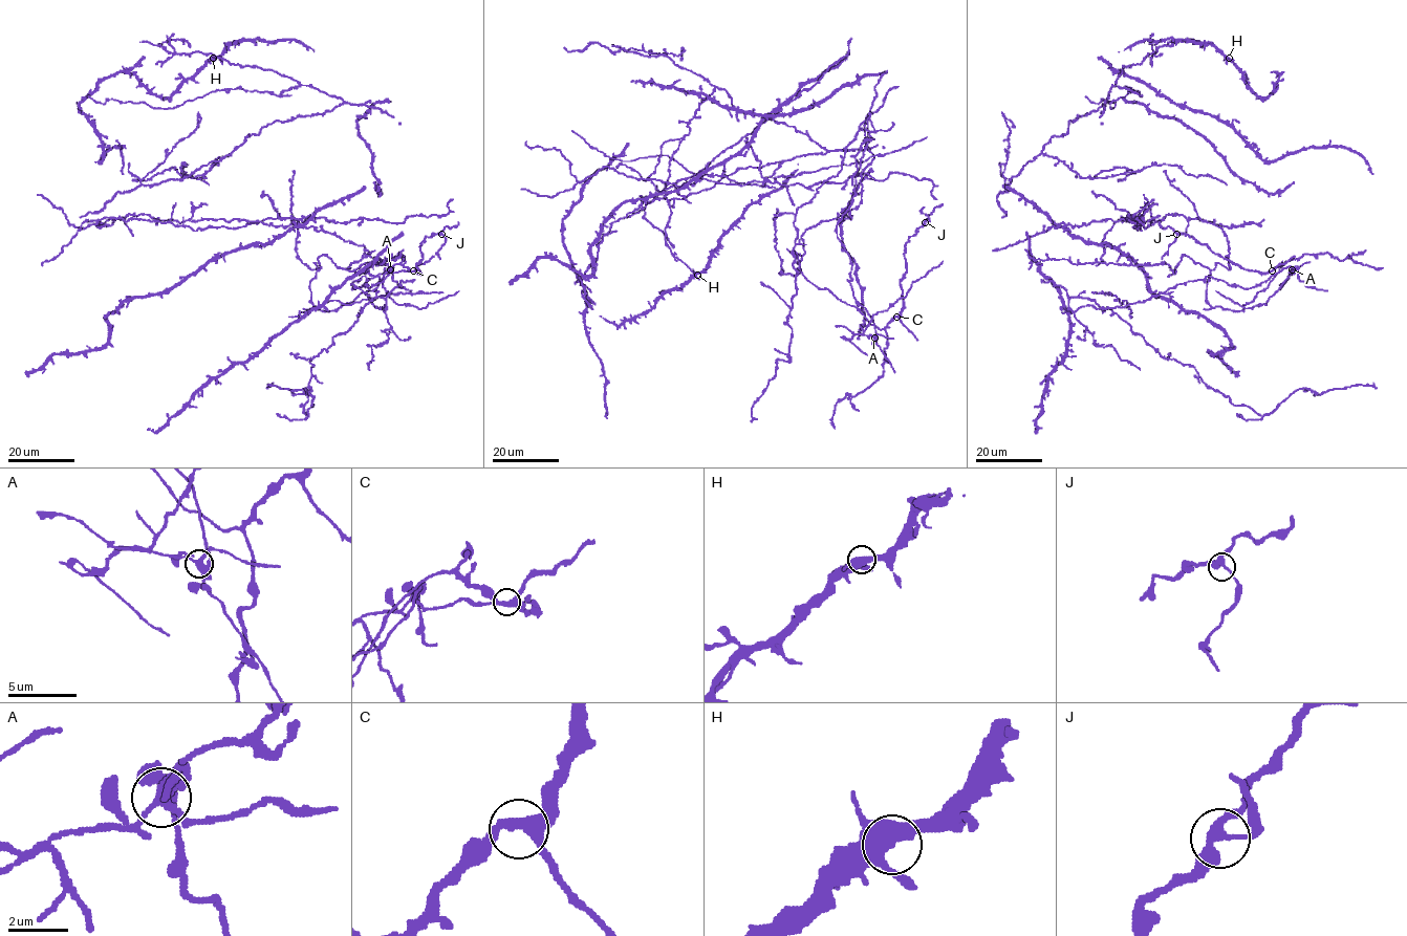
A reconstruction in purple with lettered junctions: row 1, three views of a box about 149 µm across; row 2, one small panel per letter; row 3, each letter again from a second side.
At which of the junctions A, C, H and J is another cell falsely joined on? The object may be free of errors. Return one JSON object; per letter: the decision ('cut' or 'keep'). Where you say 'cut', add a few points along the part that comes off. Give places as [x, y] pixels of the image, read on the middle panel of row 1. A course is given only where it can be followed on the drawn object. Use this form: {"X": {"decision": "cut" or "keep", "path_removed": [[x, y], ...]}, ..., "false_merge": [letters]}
{"A": {"decision": "cut"}, "C": {"decision": "keep"}, "H": {"decision": "keep"}, "J": {"decision": "keep"}, "false_merge": ["A"]}

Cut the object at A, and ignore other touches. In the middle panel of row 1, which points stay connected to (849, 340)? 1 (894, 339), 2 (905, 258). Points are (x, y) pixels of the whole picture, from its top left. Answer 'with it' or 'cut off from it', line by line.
1: with it
2: cut off from it

